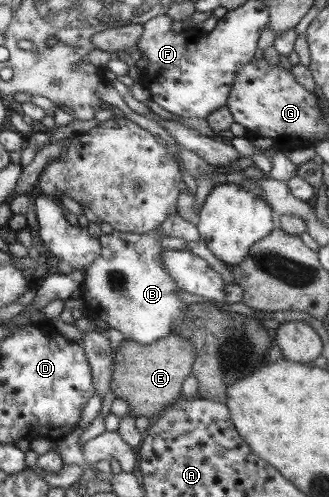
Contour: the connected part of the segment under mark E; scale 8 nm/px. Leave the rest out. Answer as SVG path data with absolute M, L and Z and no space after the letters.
M178 334L163 336L150 344L123 339L113 350L113 368L109 389L115 398L128 404L130 416L145 416L150 420L182 398L184 377L195 362L195 347L186 337Z

